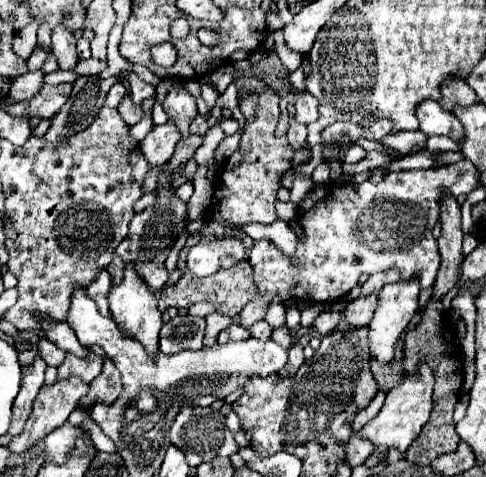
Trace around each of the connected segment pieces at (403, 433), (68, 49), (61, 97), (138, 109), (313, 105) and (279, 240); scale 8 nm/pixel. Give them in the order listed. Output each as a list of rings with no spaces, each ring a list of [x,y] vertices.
[[[420,360],[416,372],[404,374],[402,382],[388,392],[386,402],[378,412],[378,416],[360,430],[362,436],[372,440],[374,448],[384,454],[390,446],[396,446],[400,452],[406,452],[406,448],[414,442],[422,426],[428,422],[428,416],[432,412],[432,388],[434,388],[432,368],[426,364],[426,360]]]
[[[58,24],[52,30],[52,54],[58,58],[60,70],[72,70],[76,66],[78,54],[76,54],[74,30],[66,28],[64,24]]]
[[[44,84],[40,92],[30,98],[30,118],[40,116],[40,118],[50,118],[58,108],[62,108],[72,92],[72,84]]]
[[[126,94],[124,100],[122,100],[122,104],[120,104],[120,116],[126,120],[126,124],[134,126],[134,124],[140,122],[146,114],[144,114],[144,110],[142,110],[142,104],[134,104],[132,98],[130,98],[130,94]]]
[[[300,94],[296,102],[296,116],[294,120],[298,124],[308,124],[318,120],[318,100],[312,94]]]
[[[282,220],[270,224],[270,226],[262,226],[262,224],[248,224],[248,226],[244,226],[244,232],[252,240],[266,238],[266,240],[274,242],[284,254],[294,254],[296,252],[296,244],[298,244],[296,230],[300,230],[299,224],[296,228],[292,228],[290,224],[286,224]]]

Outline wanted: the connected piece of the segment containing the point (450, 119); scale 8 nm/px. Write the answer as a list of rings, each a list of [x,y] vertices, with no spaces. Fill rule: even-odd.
[[[424,100],[416,106],[416,118],[420,120],[420,130],[426,136],[444,134],[452,138],[454,142],[458,136],[462,136],[462,124],[458,124],[458,118],[444,110],[436,100]]]

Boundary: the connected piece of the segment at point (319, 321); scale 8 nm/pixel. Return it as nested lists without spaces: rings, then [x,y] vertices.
[[[324,310],[324,312],[318,314],[318,318],[314,322],[314,328],[320,334],[328,334],[328,332],[332,332],[338,326],[340,318],[342,318],[342,312],[338,312],[338,310]]]

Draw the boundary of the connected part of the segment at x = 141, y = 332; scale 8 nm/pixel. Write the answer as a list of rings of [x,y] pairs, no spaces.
[[[132,262],[126,264],[124,276],[122,276],[120,284],[116,284],[116,286],[110,288],[110,292],[108,292],[108,304],[110,304],[110,312],[112,312],[114,322],[120,324],[126,334],[130,334],[136,340],[140,340],[140,344],[146,348],[146,352],[156,352],[158,350],[158,332],[162,328],[162,318],[160,318],[158,302],[156,302],[154,292],[140,278],[140,274],[136,272],[136,268],[134,268]]]

